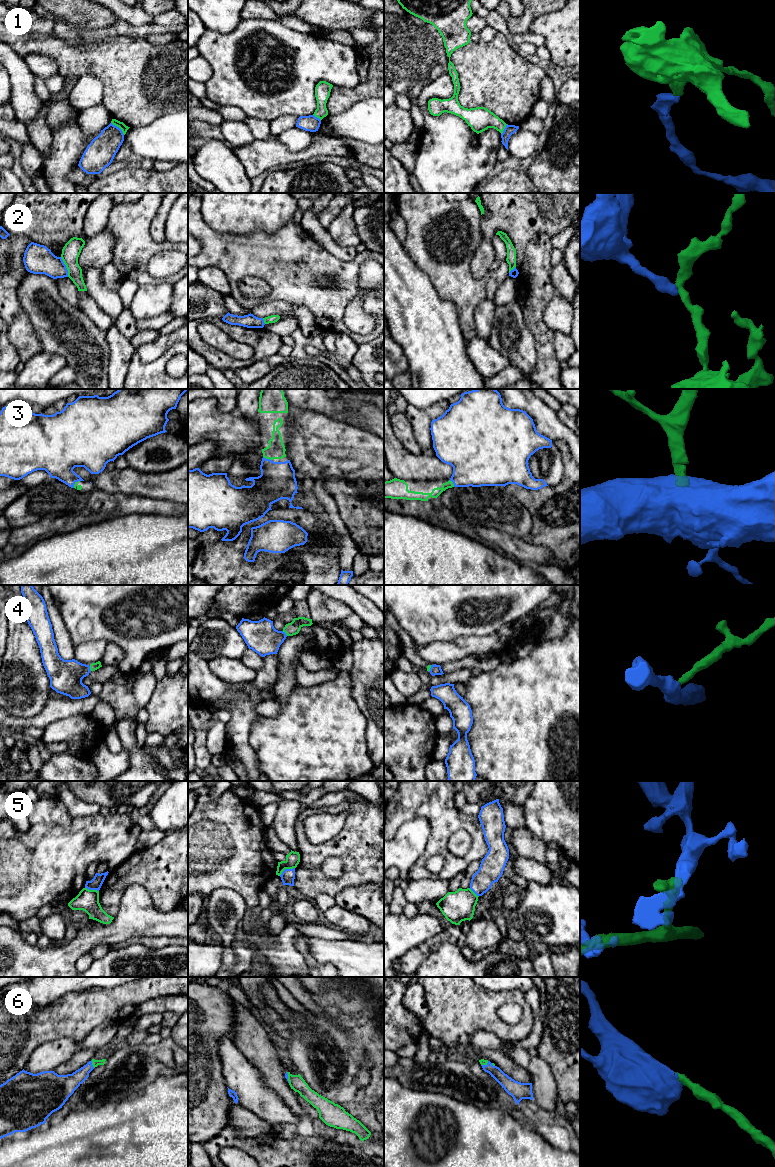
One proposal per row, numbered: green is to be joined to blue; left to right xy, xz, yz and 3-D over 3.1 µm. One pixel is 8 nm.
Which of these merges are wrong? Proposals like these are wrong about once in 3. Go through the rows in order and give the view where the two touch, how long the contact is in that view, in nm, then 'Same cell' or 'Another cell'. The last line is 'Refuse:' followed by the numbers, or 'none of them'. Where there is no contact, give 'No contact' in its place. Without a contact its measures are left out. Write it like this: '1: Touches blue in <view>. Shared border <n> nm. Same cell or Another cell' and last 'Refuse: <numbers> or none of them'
1: Touches blue in xy. Shared border 150 nm. Another cell
2: Touches blue in xy. Shared border 170 nm. Another cell
3: Touches blue in xz. Shared border 80 nm. Same cell
4: Touches blue in xz. Shared border 60 nm. Same cell
5: Touches blue in xz. Shared border 140 nm. Another cell
6: Touches blue in xy. Shared border 70 nm. Same cell
Refuse: 1, 2, 5

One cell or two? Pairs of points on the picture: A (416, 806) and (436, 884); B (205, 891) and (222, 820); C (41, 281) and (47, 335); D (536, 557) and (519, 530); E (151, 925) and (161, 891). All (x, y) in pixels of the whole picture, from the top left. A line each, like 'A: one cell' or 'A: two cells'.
A: two cells
B: one cell
C: one cell
D: two cells
E: two cells

